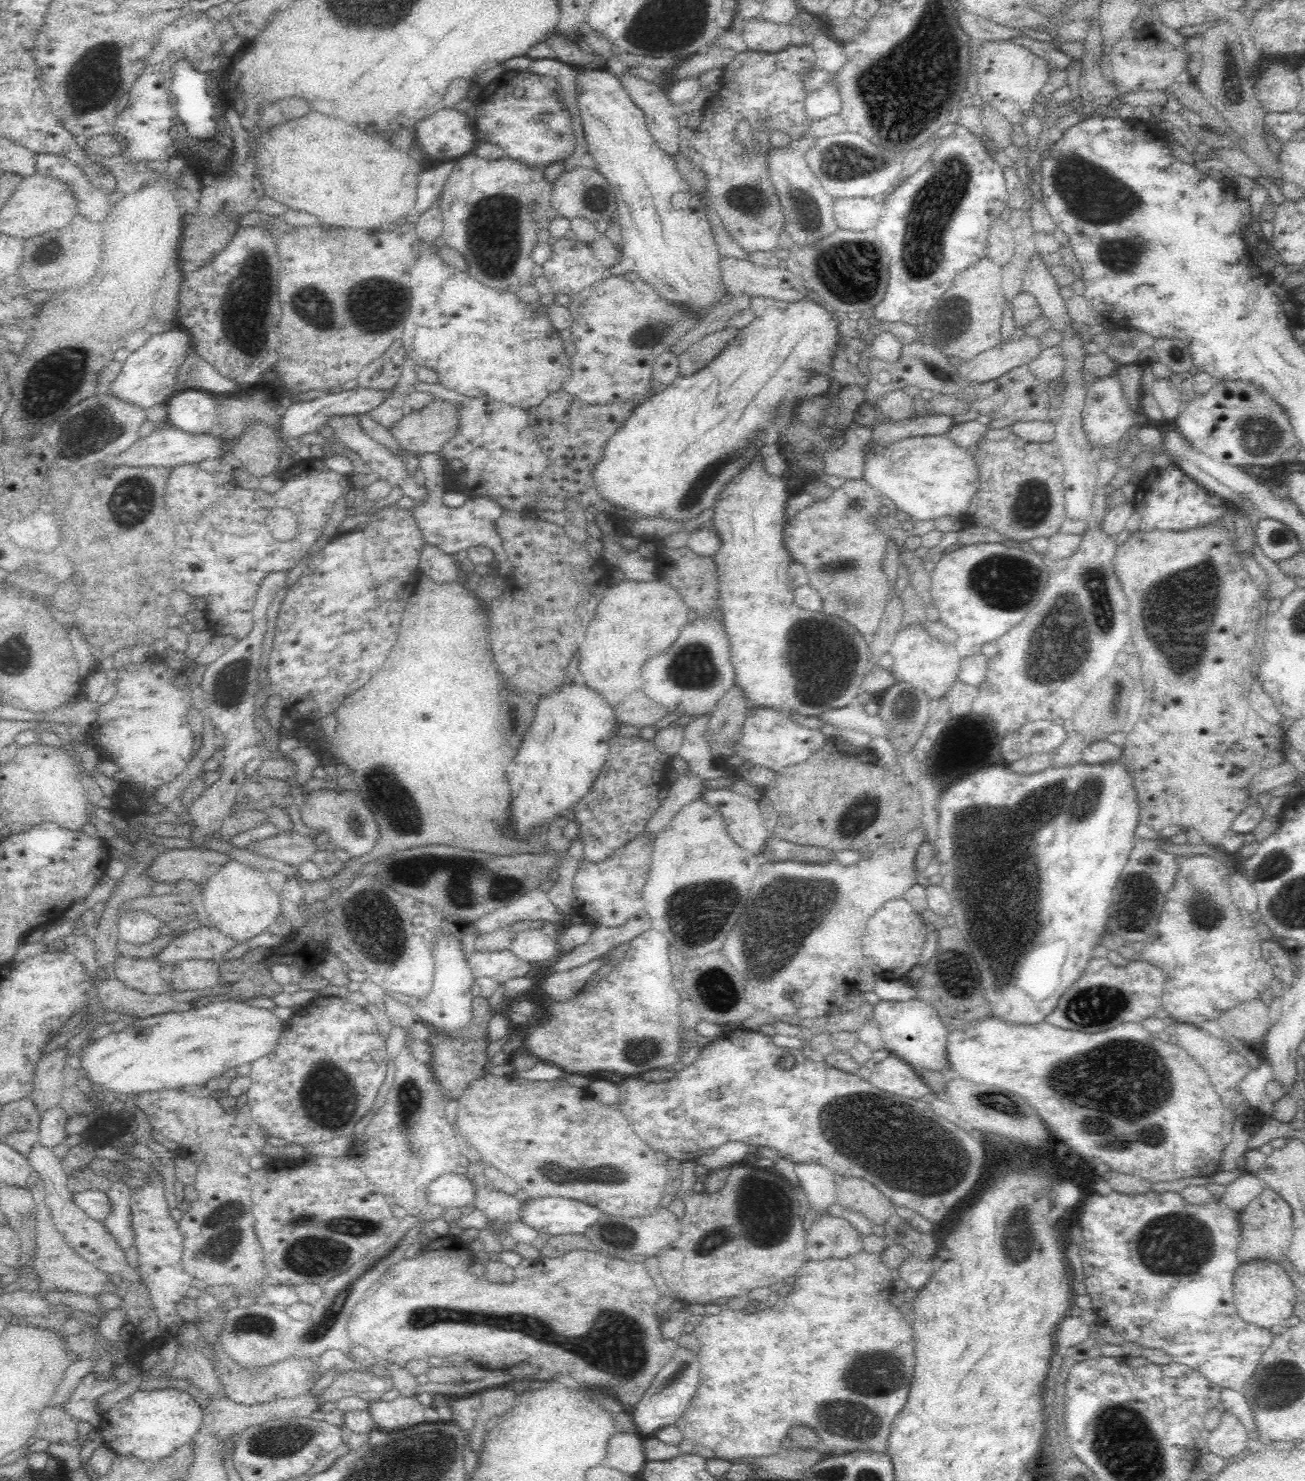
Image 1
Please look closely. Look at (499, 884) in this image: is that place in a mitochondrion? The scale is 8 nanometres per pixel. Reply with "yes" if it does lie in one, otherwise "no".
yes

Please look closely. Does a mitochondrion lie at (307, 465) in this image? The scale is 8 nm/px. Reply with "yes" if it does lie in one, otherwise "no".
no

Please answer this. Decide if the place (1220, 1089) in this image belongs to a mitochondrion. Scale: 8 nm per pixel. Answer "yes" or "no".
no

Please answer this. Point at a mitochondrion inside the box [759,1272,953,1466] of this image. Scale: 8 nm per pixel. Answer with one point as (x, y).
(857, 1424)

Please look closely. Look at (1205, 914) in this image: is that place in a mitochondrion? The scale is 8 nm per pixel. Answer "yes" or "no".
yes

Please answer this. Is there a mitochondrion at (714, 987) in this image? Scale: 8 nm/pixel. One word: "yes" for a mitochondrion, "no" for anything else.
yes

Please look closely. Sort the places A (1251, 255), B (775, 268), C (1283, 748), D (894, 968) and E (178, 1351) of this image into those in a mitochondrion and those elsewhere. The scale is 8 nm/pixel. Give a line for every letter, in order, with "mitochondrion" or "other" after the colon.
A: other
B: other
C: other
D: other
E: other

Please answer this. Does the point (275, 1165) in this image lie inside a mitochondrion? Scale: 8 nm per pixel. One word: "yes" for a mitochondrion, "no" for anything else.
no

